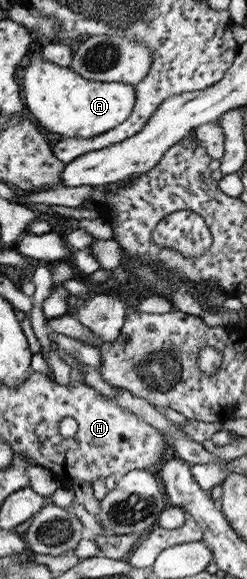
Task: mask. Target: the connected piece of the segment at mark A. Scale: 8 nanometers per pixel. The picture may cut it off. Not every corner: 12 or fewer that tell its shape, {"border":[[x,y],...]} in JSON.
{"border":[[29,53],[25,107],[55,137],[123,123],[135,86],[83,79]]}

